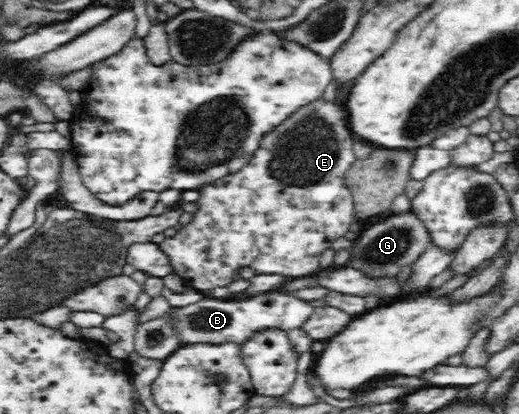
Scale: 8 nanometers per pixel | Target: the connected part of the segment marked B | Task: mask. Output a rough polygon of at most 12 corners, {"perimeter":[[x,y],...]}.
{"perimeter":[[280,289],[178,308],[187,343],[245,343],[296,330],[311,300]]}

